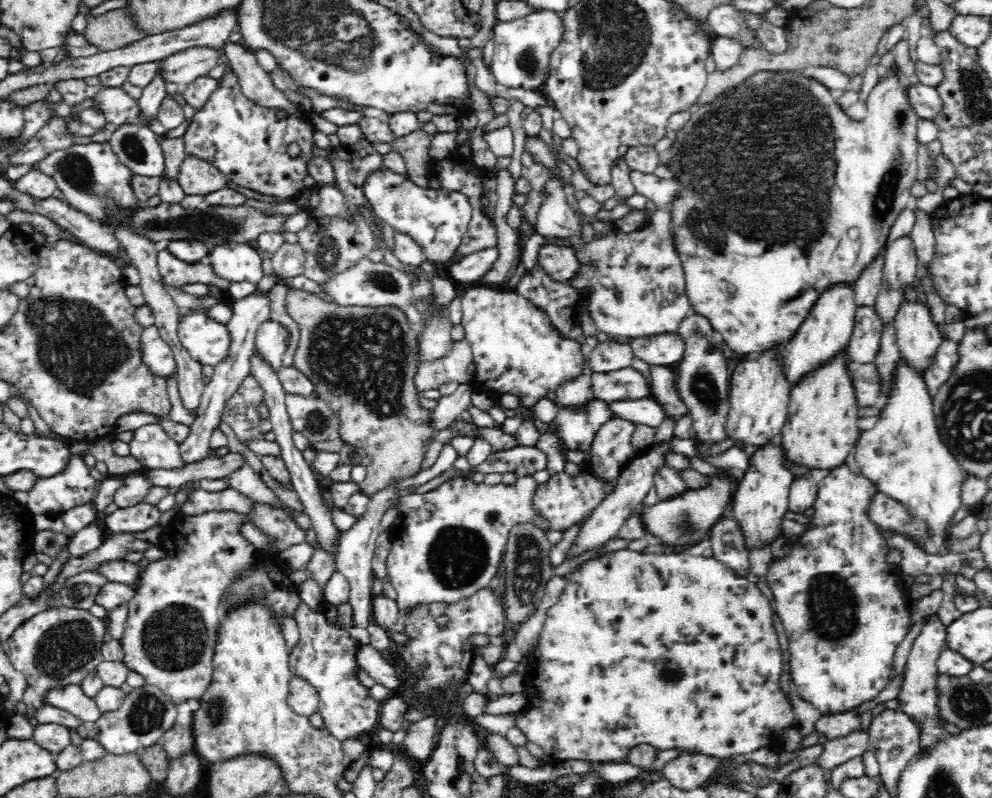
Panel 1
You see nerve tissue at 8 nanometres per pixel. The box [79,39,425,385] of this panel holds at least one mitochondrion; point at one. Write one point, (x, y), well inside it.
(206, 223)

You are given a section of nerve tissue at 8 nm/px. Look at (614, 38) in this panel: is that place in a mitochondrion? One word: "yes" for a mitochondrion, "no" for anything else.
yes

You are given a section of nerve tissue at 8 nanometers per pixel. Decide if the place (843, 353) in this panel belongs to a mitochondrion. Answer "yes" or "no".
no

